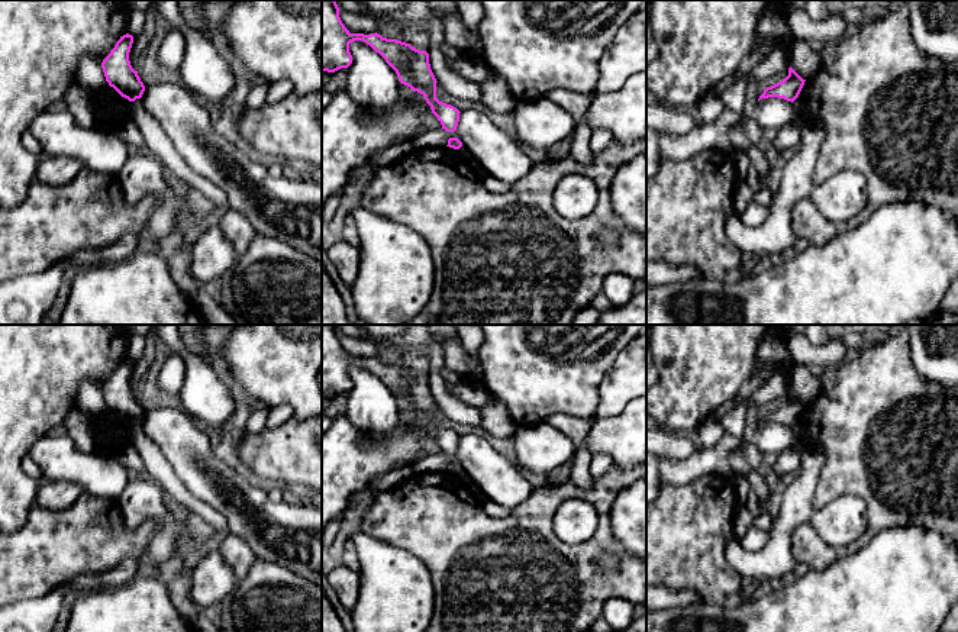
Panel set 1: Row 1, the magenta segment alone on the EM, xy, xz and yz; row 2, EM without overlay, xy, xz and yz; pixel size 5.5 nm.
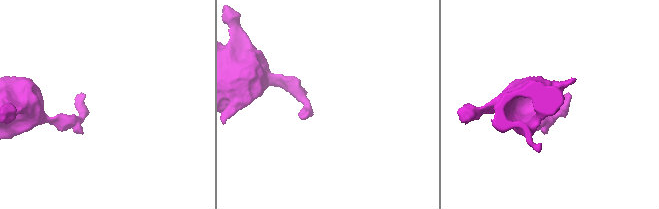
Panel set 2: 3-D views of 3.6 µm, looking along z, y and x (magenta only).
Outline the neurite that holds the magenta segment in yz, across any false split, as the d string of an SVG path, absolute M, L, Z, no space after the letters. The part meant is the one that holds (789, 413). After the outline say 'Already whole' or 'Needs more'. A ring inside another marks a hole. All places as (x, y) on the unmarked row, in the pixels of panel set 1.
M790 391L790 393L788 393L788 400L787 400L783 406L774 409L774 410L771 410L771 412L767 412L767 413L764 415L764 417L759 420L758 426L759 426L761 423L778 422L778 423L784 423L784 425L793 428L793 426L799 422L799 419L800 419L800 416L801 416L801 413L803 413L803 410L804 410L804 406L806 406L806 404L803 404L803 403Z. Already whole

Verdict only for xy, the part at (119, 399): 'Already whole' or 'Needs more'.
Already whole

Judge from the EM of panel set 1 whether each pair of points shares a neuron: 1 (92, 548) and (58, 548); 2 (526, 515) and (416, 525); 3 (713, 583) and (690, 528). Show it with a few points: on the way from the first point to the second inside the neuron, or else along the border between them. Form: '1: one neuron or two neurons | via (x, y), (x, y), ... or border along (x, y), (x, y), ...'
1: one neuron | via (83, 548), (67, 548)
2: one neuron | via (499, 528), (444, 526)
3: one neuron | via (706, 570), (690, 554), (690, 541)

